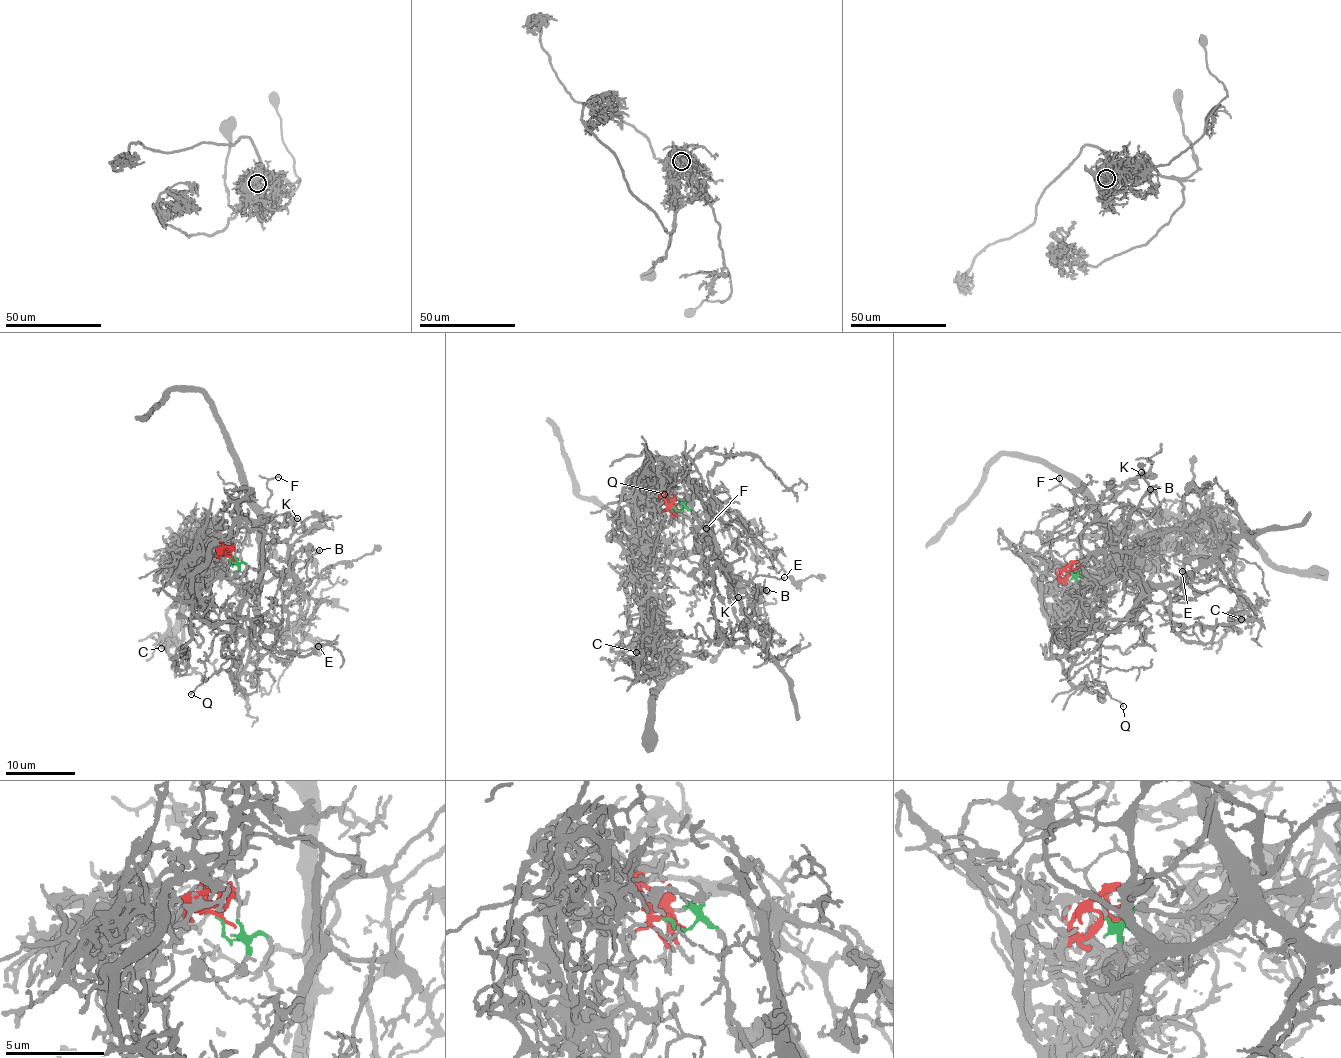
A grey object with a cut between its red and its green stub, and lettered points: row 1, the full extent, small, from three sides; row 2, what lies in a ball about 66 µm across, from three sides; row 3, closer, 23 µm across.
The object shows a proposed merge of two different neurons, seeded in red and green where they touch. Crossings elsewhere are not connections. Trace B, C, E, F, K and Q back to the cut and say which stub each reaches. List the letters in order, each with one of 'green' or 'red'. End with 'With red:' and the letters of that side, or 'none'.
B: green
C: red
E: green
F: green
K: green
Q: green
With red: C

